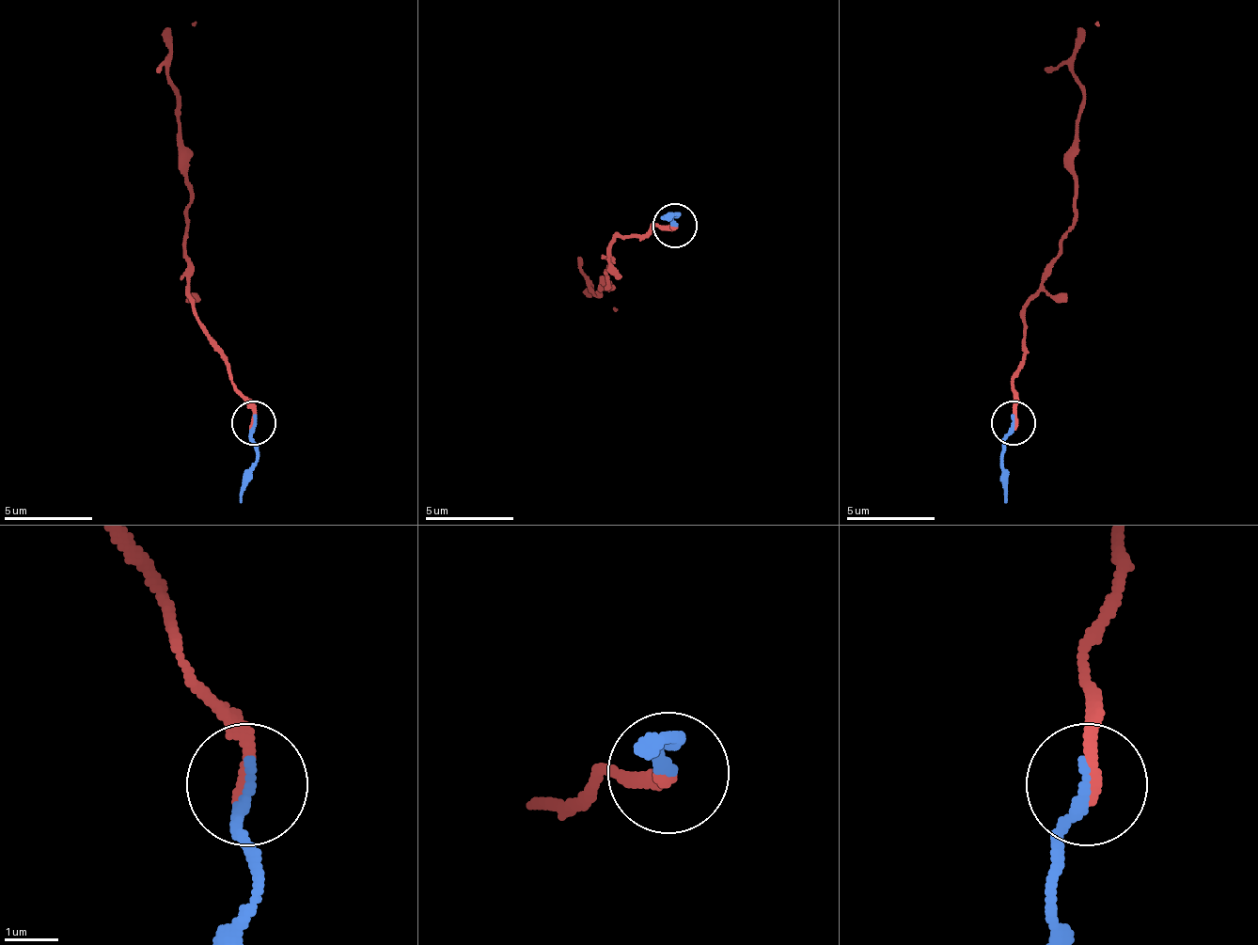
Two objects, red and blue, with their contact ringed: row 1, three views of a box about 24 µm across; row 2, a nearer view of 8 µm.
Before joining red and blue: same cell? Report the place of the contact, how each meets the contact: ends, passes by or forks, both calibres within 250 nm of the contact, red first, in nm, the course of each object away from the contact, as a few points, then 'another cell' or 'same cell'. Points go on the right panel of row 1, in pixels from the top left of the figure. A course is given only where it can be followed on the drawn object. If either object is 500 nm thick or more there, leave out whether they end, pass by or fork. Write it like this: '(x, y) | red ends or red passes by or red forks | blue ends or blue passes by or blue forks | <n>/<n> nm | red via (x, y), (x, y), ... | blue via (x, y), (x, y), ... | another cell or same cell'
(1014, 423) | red ends | blue ends | 280/220 nm | red via (1013, 422), (1026, 316), (1034, 294), (1074, 223), (1074, 183), (1083, 86), (1074, 77), (1074, 47), (1096, 20) | blue via (1013, 422), (1003, 466), (1008, 501) | another cell

